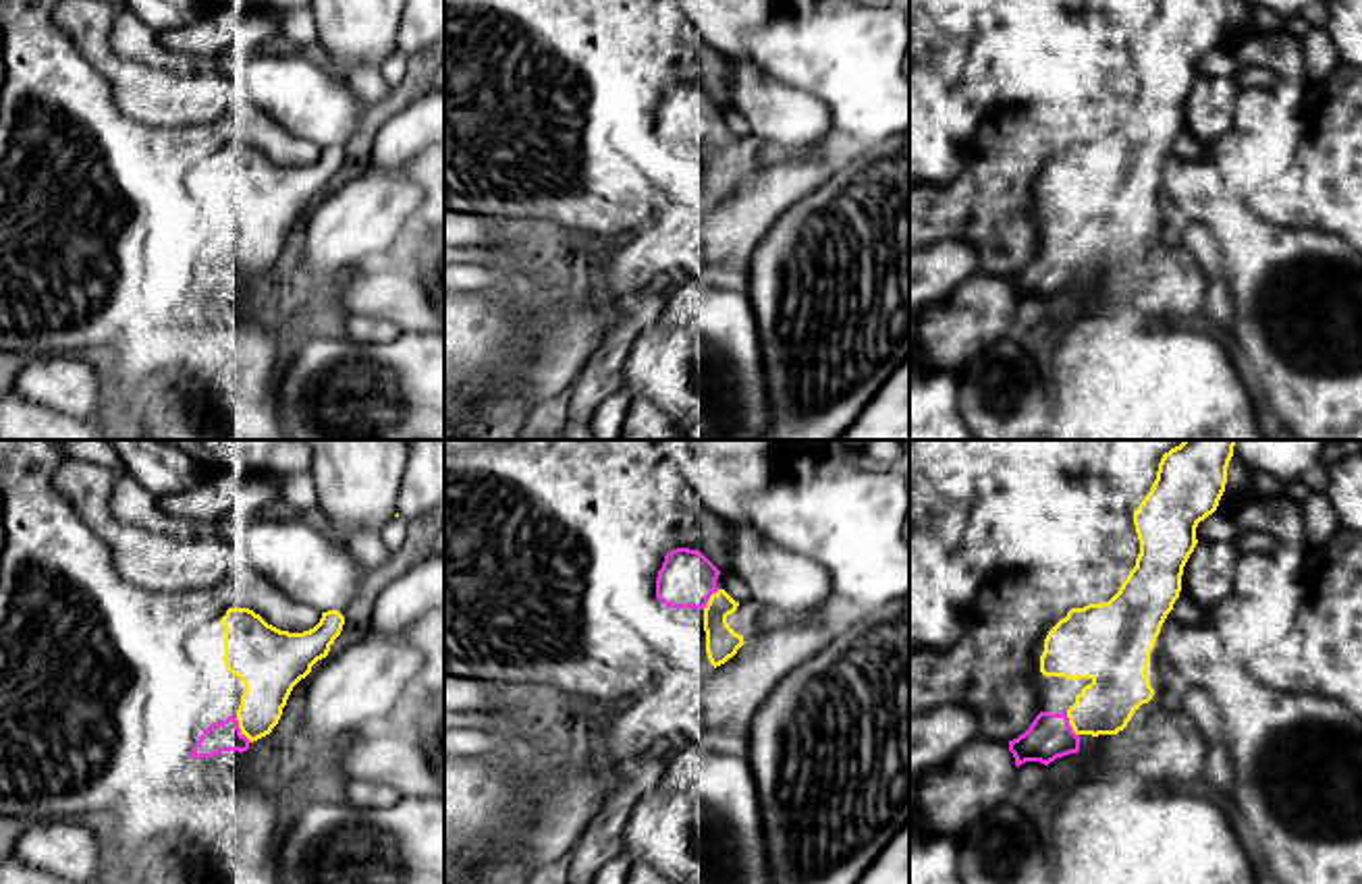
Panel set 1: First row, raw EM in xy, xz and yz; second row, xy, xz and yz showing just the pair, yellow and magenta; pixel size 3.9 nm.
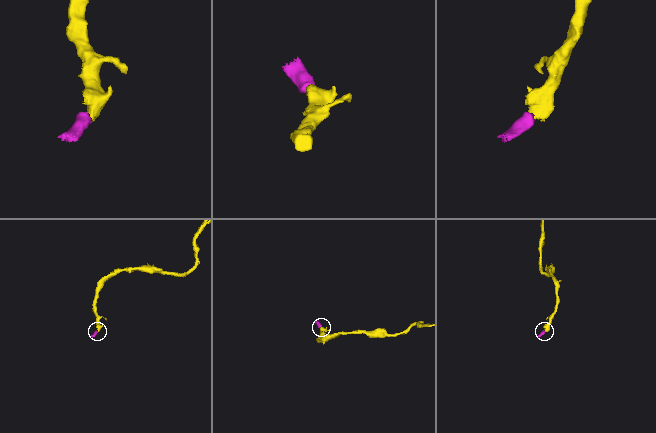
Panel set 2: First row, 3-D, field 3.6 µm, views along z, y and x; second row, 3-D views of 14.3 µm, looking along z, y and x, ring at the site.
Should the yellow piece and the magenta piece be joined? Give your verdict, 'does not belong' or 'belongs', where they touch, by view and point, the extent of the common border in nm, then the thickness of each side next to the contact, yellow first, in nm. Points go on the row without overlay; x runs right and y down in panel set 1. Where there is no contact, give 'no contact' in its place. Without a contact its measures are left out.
belongs; meets yellow in xy at (239, 262); contact 130 nm long; 220 nm thick on the yellow side, 120 nm on the other

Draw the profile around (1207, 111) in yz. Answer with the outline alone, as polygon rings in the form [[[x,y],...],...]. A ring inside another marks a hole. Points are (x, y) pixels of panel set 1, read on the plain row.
[[[1198,77],[1183,102],[1183,133],[1210,147],[1231,127],[1237,91],[1240,83],[1231,77]]]

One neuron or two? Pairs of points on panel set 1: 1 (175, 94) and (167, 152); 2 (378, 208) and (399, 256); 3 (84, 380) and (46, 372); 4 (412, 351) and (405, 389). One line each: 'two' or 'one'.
1: two
2: two
3: one
4: one

